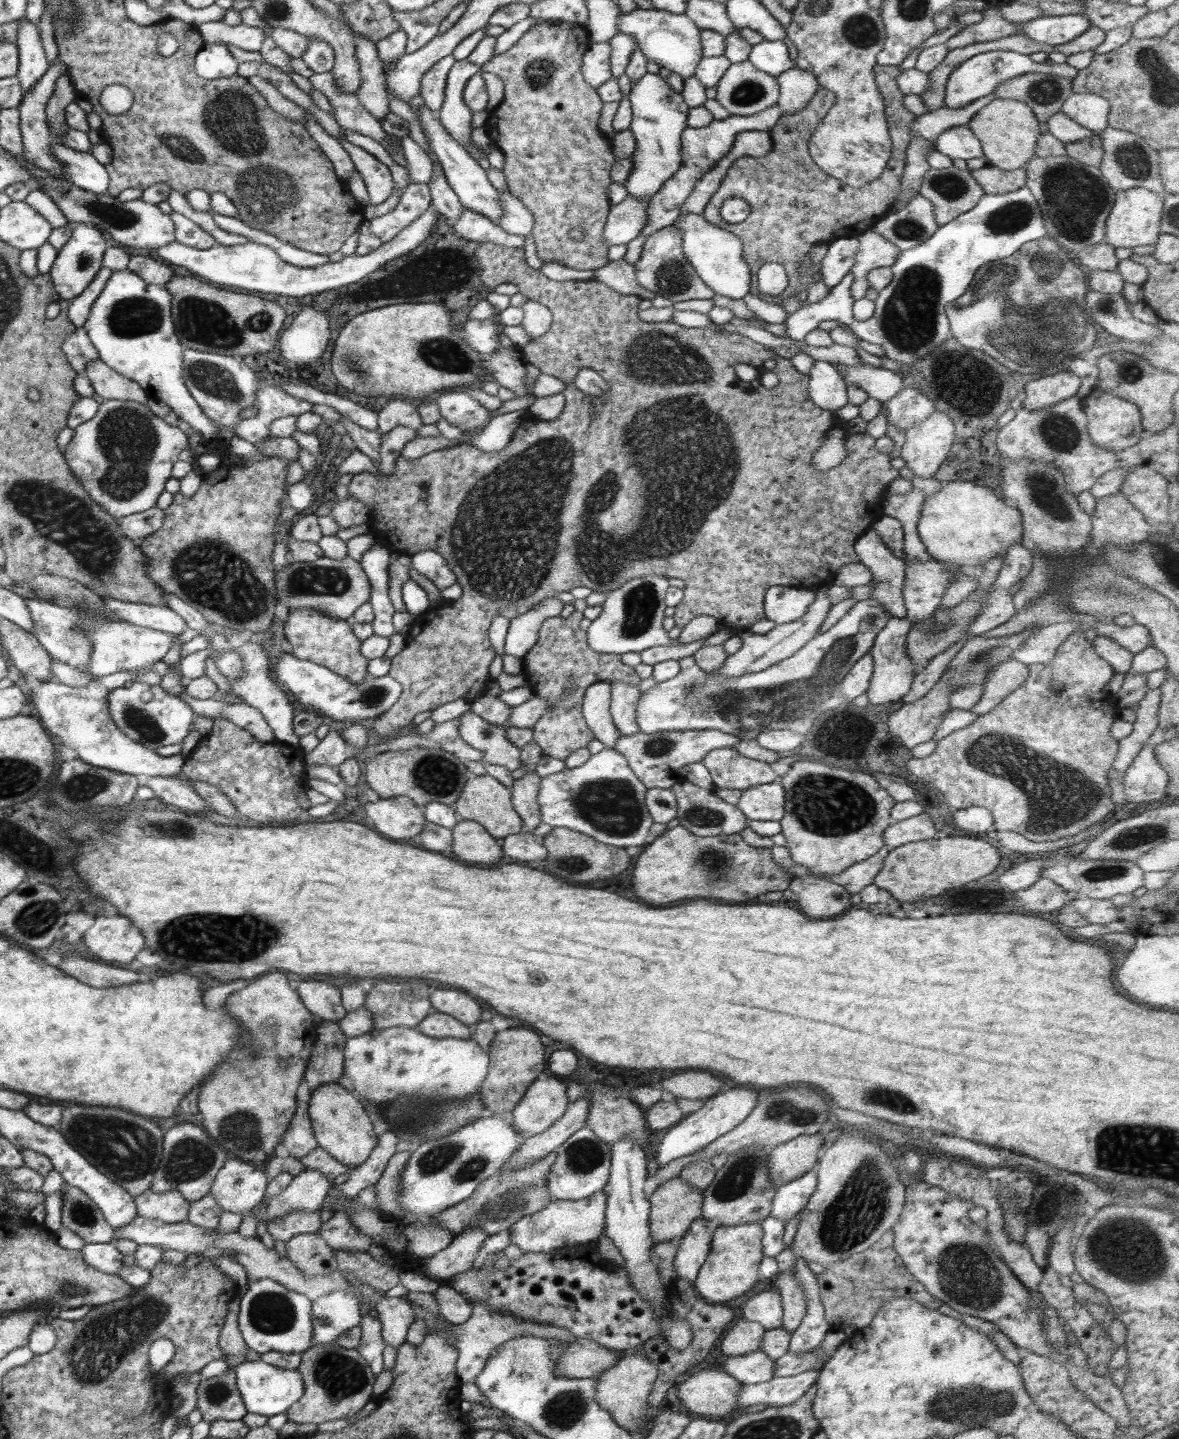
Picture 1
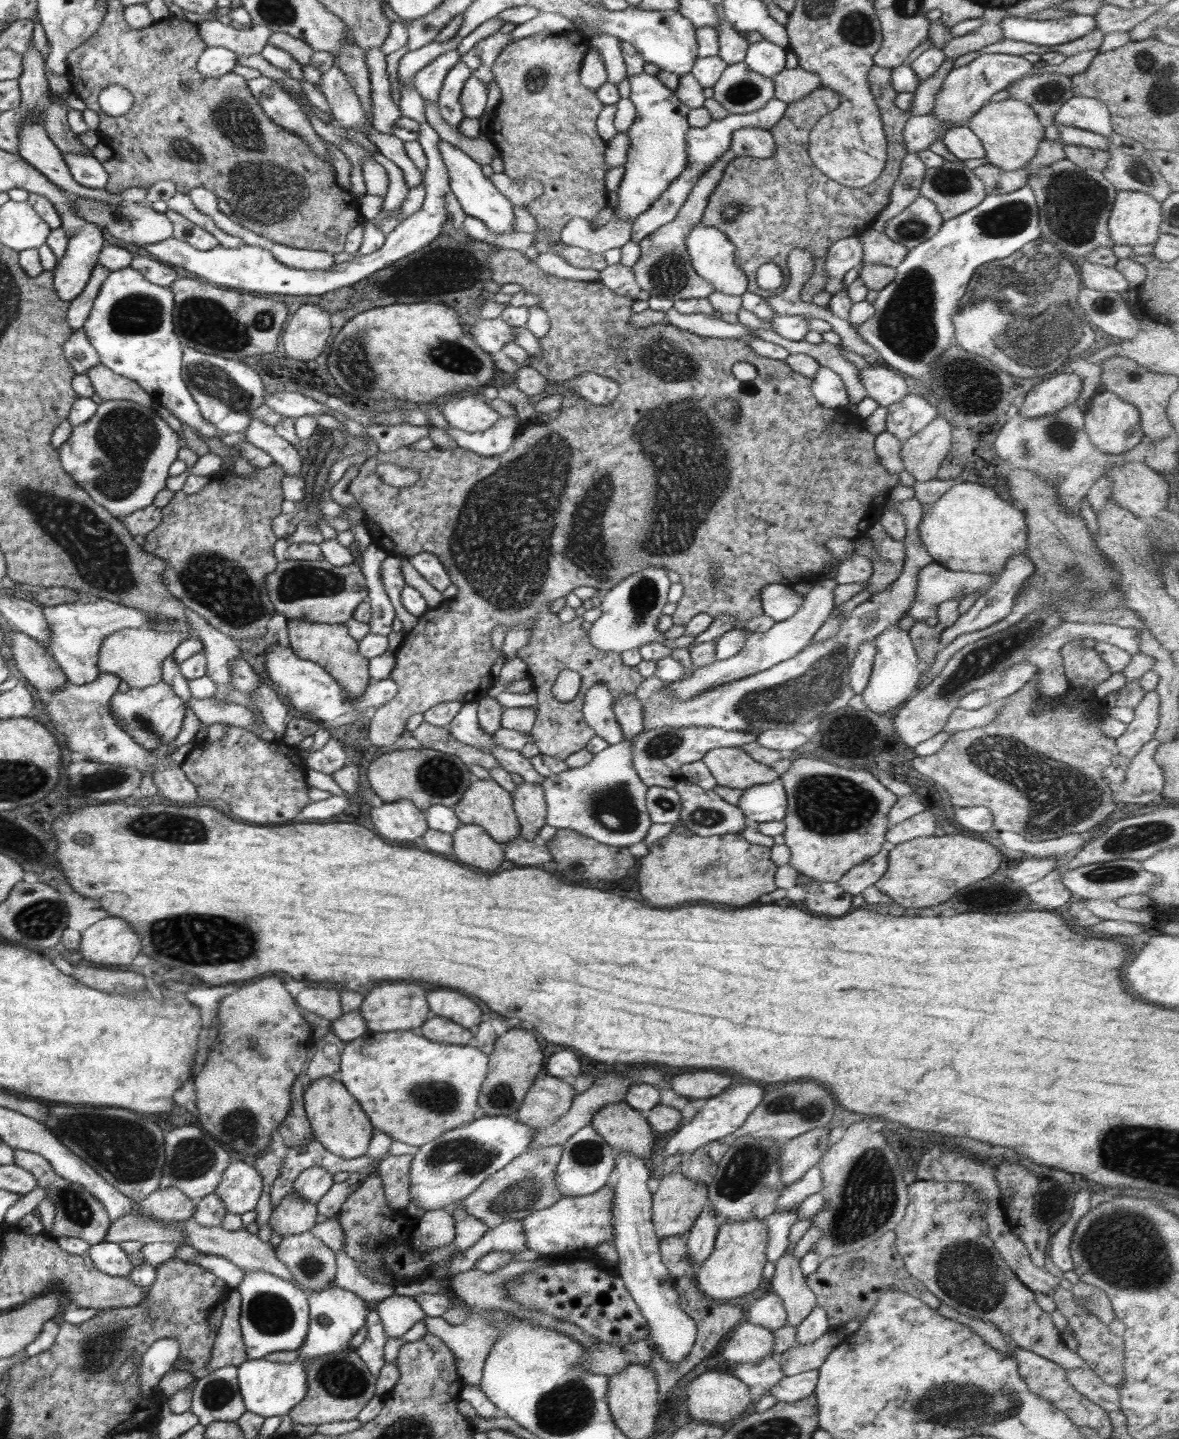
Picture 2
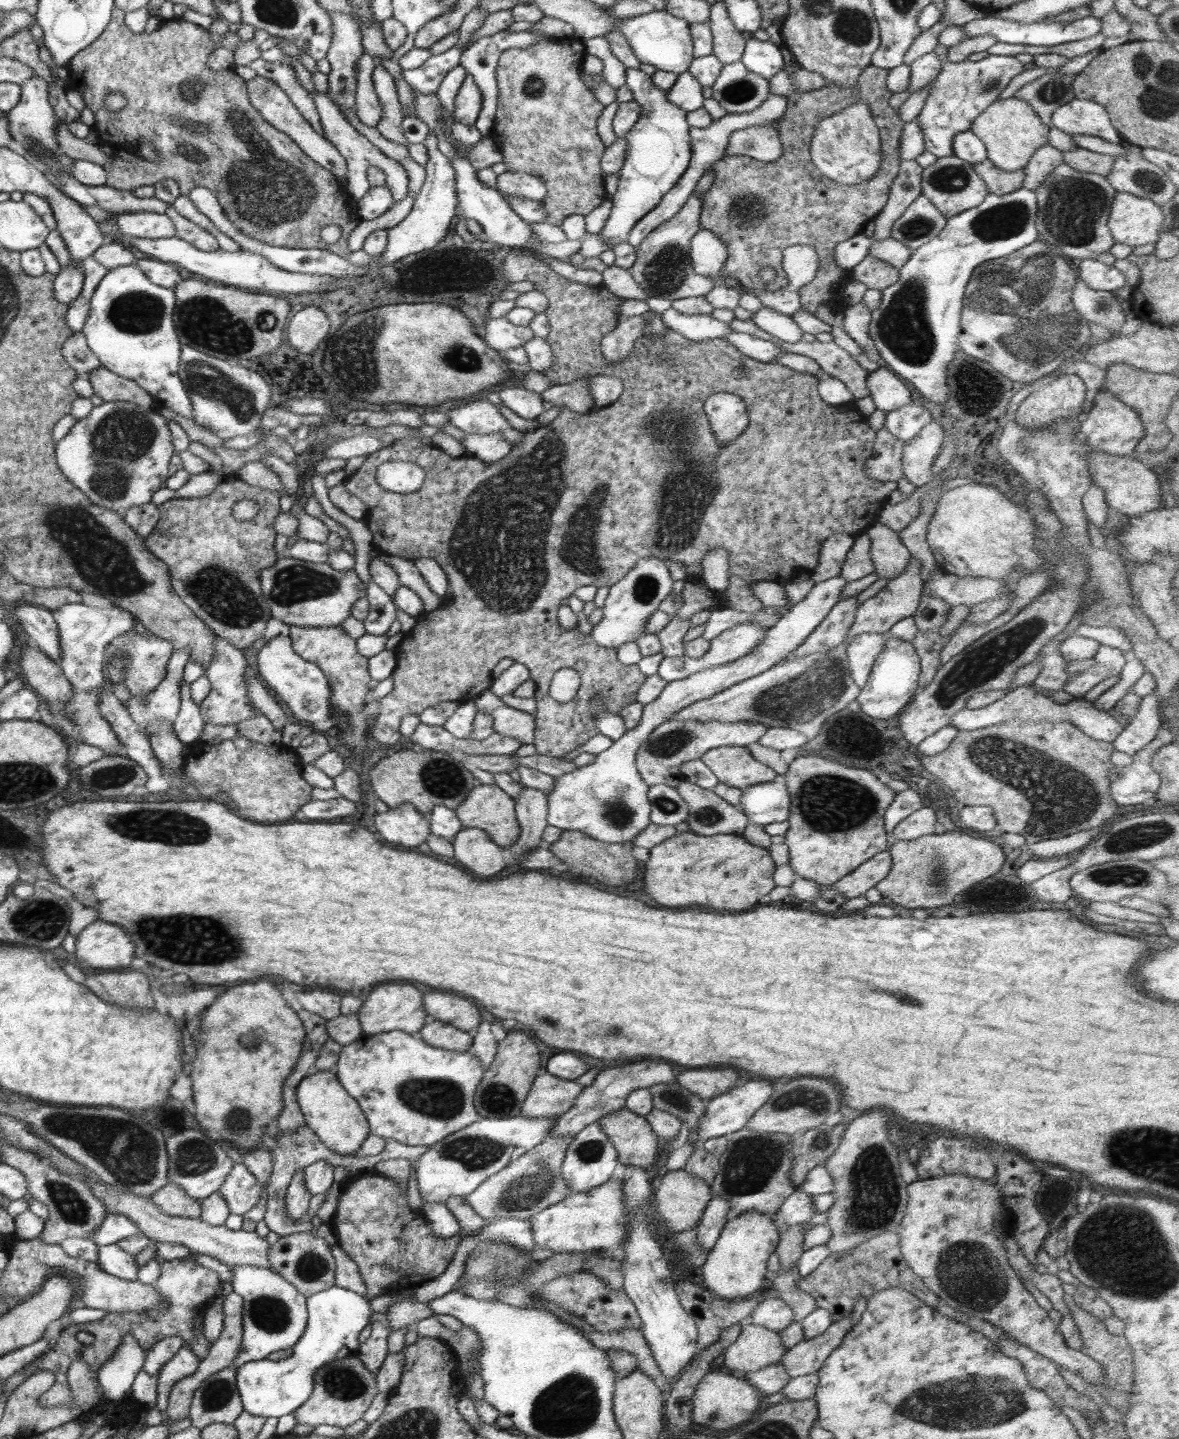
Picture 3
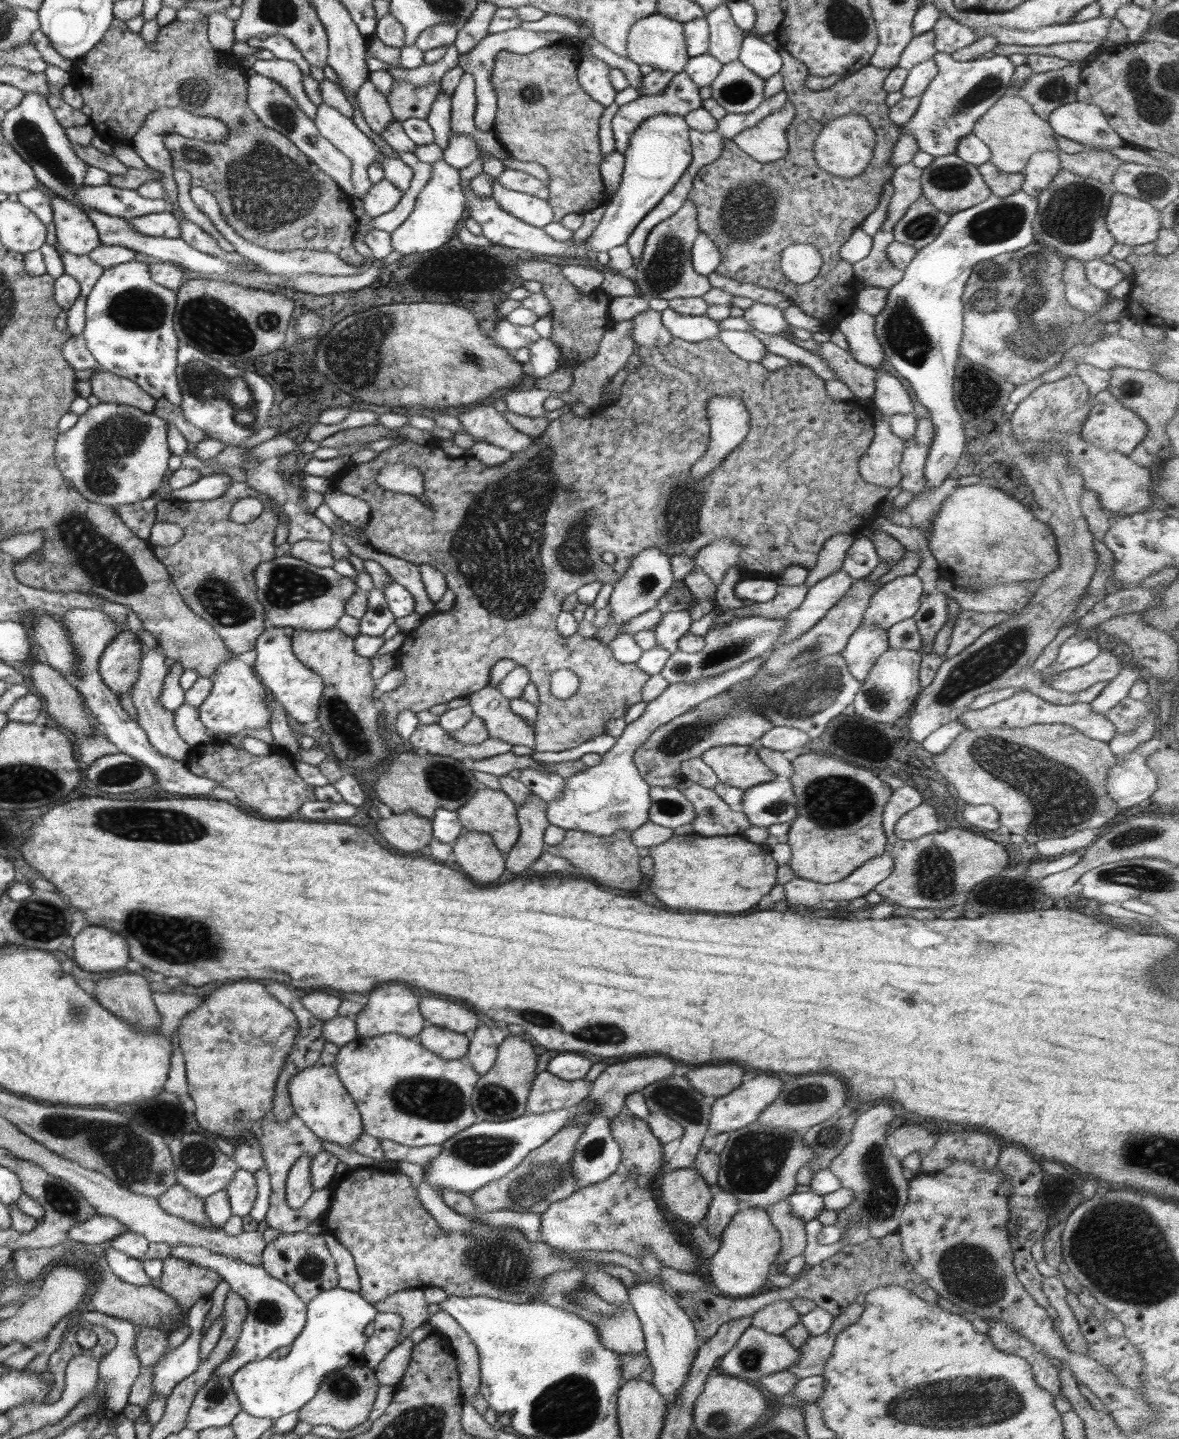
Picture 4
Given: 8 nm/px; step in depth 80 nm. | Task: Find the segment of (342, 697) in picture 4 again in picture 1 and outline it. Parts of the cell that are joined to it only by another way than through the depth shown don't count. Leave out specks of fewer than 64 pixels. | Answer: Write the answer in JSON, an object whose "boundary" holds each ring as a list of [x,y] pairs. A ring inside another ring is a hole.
{"boundary":[[[296,608],[290,610],[289,615],[286,617],[284,630],[284,636],[287,637],[288,642],[292,645],[292,654],[296,658],[303,658],[304,660],[327,667],[329,670],[344,677],[344,679],[348,679],[350,682],[355,682],[356,684],[365,681],[366,674],[368,674],[367,667],[369,660],[361,653],[361,640],[353,633],[351,621],[326,616],[314,608]]]}

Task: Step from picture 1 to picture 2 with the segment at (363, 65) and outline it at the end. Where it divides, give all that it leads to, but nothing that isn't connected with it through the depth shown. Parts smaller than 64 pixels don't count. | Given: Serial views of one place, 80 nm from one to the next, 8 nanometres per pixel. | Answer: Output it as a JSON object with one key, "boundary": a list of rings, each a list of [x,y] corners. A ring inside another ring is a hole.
{"boundary":[[[368,49],[366,64],[370,73],[371,113],[373,128],[382,134],[393,134],[393,126],[401,117],[399,106],[392,99],[392,88],[387,71],[386,54],[381,49]]]}

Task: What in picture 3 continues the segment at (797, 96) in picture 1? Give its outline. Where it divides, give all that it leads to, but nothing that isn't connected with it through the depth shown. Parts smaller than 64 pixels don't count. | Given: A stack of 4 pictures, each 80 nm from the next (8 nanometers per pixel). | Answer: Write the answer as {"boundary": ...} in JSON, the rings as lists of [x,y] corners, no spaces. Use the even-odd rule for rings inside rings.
{"boundary":[[[800,67],[795,72],[779,71],[769,79],[771,93],[778,96],[787,96],[796,91],[820,90],[826,85],[831,84],[827,78],[824,78],[817,72],[810,72]]]}

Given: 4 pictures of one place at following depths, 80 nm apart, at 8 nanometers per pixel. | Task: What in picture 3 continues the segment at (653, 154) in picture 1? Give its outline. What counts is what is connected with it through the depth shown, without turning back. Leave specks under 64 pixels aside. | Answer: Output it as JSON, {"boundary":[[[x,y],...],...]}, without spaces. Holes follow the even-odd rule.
{"boundary":[[[639,68],[626,69],[626,86],[633,92],[634,100],[641,104],[643,108],[637,123],[627,132],[625,136],[627,149],[625,161],[619,172],[619,183],[617,192],[610,197],[612,208],[605,226],[600,230],[605,242],[612,242],[614,245],[620,244],[627,239],[627,234],[632,227],[647,212],[650,212],[662,200],[664,194],[678,182],[678,179],[688,168],[691,159],[691,148],[689,145],[689,128],[687,123],[687,112],[679,106],[667,100],[667,91],[658,88],[649,74]]]}

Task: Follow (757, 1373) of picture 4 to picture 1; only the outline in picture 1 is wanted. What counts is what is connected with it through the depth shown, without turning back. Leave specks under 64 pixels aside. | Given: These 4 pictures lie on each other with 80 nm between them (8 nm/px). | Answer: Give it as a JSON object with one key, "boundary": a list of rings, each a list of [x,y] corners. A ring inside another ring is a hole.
{"boundary":[[[740,1316],[728,1327],[718,1345],[725,1356],[748,1355],[760,1351],[765,1331],[758,1322]]]}

